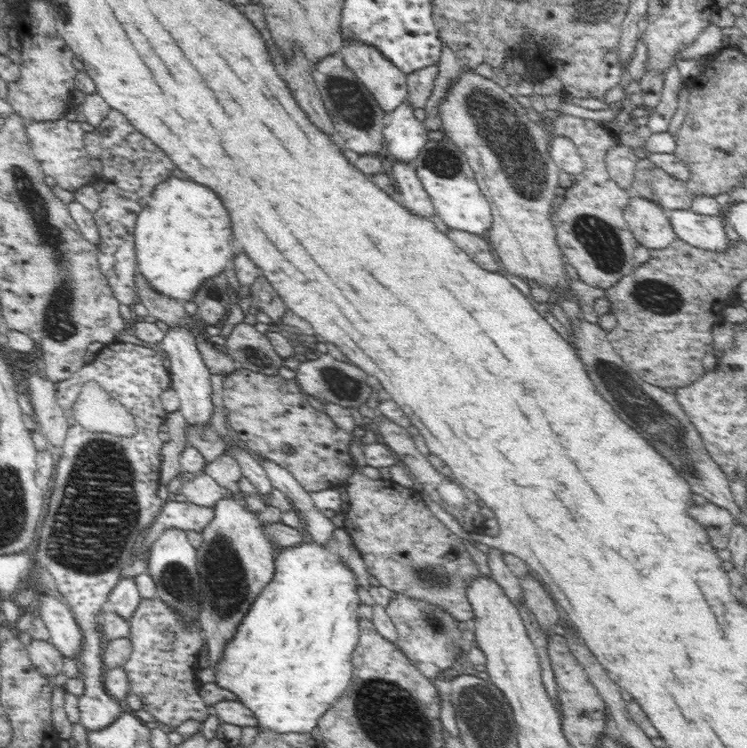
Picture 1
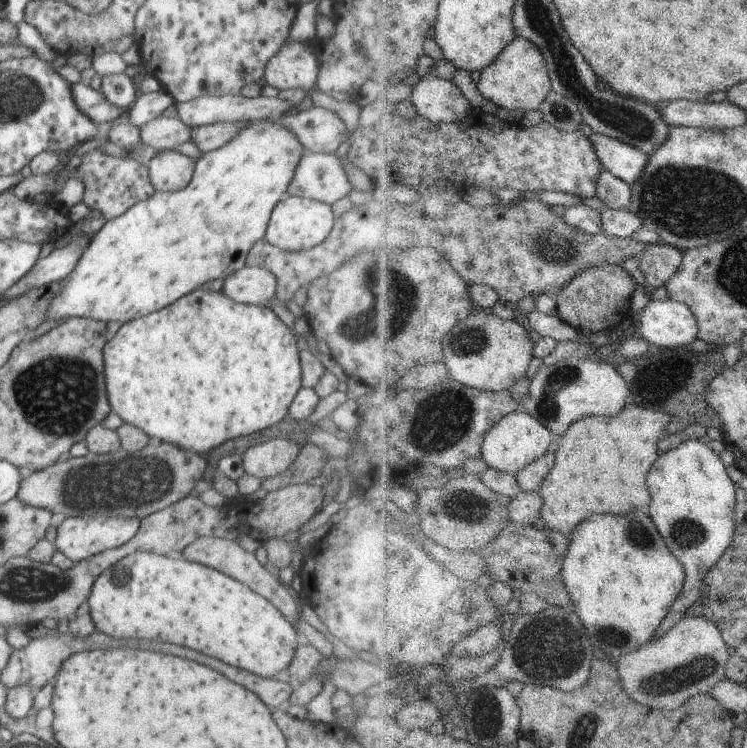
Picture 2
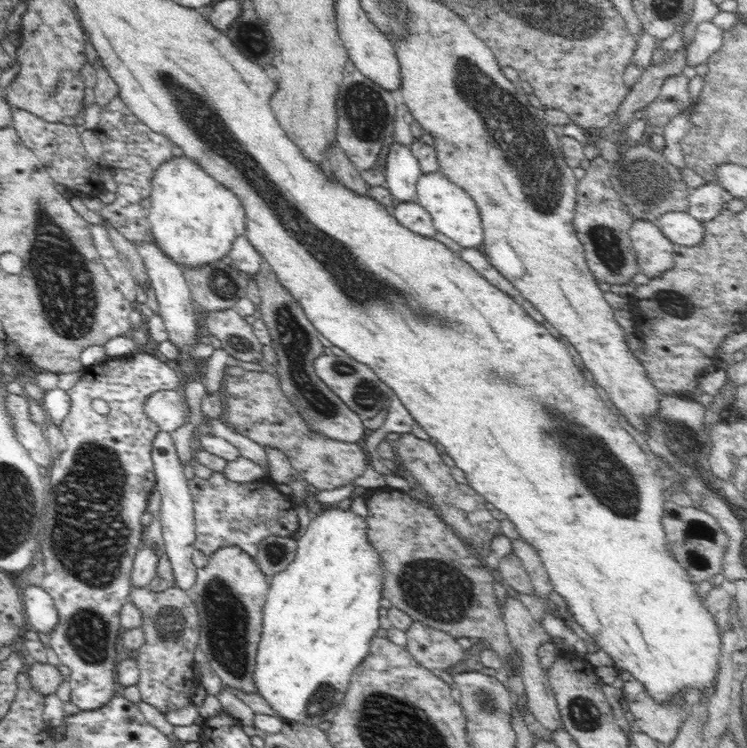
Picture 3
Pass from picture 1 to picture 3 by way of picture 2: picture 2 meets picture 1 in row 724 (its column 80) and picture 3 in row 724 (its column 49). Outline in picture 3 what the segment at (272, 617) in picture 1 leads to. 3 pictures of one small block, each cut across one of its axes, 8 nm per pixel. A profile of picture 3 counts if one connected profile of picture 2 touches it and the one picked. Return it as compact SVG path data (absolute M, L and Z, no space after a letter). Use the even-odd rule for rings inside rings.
M320 507L318 514L314 518L304 536L297 539L297 551L294 560L288 566L274 574L269 580L269 592L267 602L263 609L262 636L258 642L258 654L256 654L256 668L254 670L254 683L258 687L258 694L262 696L272 709L276 711L276 716L286 721L298 721L304 725L314 725L322 722L331 722L344 700L344 696L349 688L355 669L359 667L360 662L368 656L370 652L370 640L376 636L380 628L380 601L384 598L384 563L378 551L370 545L367 531L368 524L366 518L359 516L352 510L340 510L334 507Z

